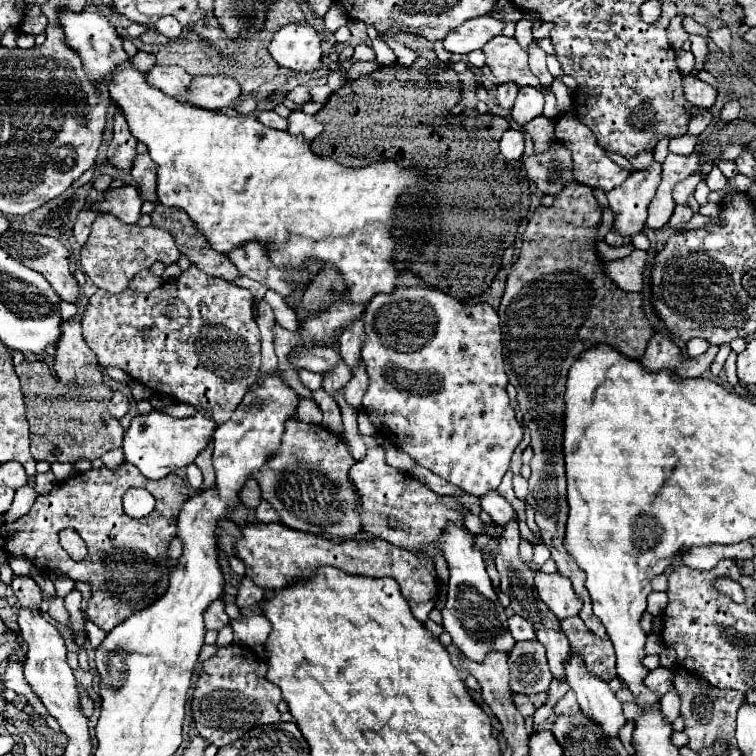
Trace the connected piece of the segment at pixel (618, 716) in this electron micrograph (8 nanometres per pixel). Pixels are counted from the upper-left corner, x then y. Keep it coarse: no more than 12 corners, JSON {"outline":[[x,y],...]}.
{"outline":[[573,649],[567,683],[605,733],[625,723],[619,699]]}

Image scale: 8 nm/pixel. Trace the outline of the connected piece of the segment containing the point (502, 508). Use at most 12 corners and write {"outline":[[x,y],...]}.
{"outline":[[497,491],[481,497],[483,509],[497,525],[513,517],[511,507]]}

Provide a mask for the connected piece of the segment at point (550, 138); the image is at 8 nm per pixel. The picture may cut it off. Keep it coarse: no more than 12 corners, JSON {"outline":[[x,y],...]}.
{"outline":[[535,117],[525,131],[531,135],[535,153],[547,151],[555,141],[555,121]]}

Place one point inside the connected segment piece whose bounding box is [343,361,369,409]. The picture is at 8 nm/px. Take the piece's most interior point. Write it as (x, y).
(355, 390)

